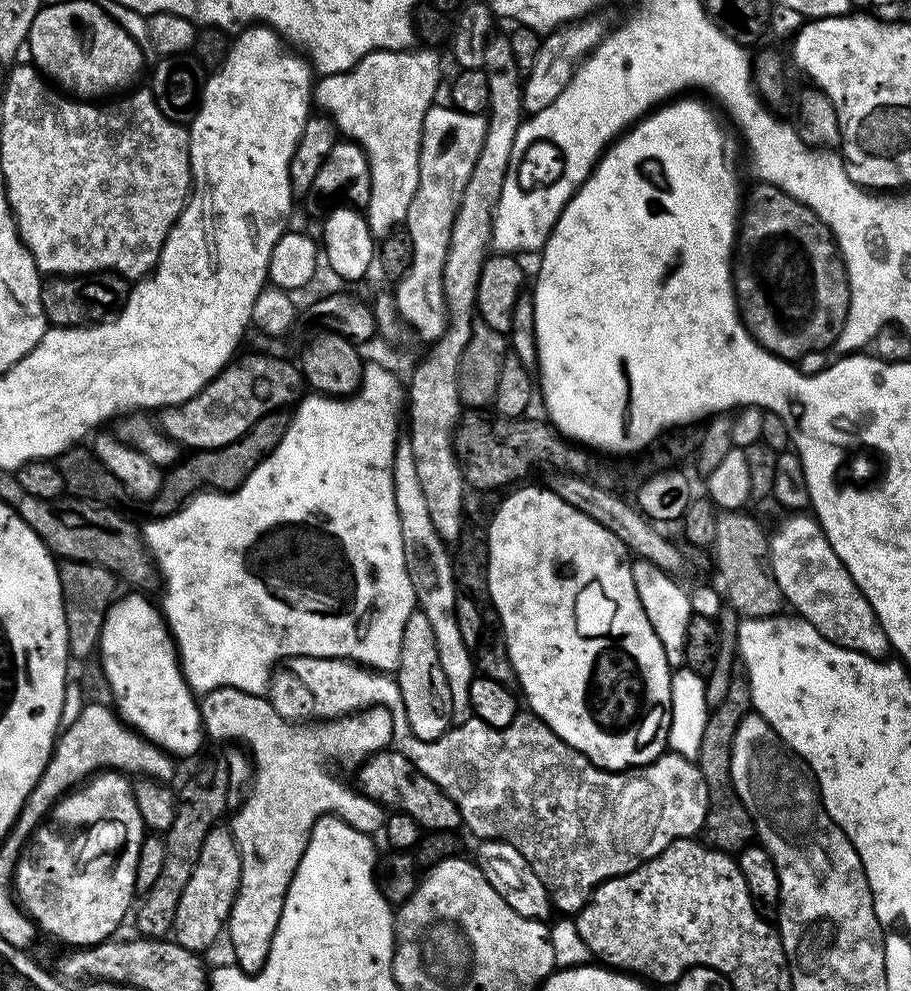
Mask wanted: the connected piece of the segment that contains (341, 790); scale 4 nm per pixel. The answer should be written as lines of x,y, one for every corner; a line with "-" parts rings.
219,688
218,690
210,690
203,693
202,699
199,701
200,706
200,721
204,723
204,734
209,741
211,740
241,740
242,743
248,747
248,752
252,755
252,789
248,792
248,797
240,804
240,809
236,813
233,811
232,824
230,823
230,831
232,836
236,839
236,845
240,851
240,861
242,862
242,874
240,875
240,885
238,886
238,894
234,898
234,906
232,912
228,915
228,922
226,925
226,940
232,943
232,956
236,959
236,964
244,974
255,974
264,968
266,958
270,954
270,942
274,938
274,930
278,930
278,918
282,918
282,906
286,902
286,894
290,882
294,878
294,874
298,870
298,862
302,862
302,854
304,848
308,845
310,834
314,830
316,823
322,819
323,816
339,816
347,824
354,825
360,832
369,834
376,834
384,827
386,819
385,809
381,808
379,804
373,802
370,798
366,798
357,790
351,783
343,784
336,776
331,776
328,773
328,768
324,765
324,759
332,752
332,744
320,732
299,732
299,727
293,726
288,719
280,717
278,711
274,710
267,695
255,696
246,690
238,690
237,688

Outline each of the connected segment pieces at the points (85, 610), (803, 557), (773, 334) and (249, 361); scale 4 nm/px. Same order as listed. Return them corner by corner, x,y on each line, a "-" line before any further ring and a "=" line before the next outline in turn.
77,560
63,561
59,569
68,627
68,655
73,661
84,660
91,652
93,655
97,651
104,615
108,613
117,595
118,577
116,573
99,568
97,564
79,564
=
788,514
768,541
768,561
782,590
787,607
801,616
818,634
846,650
884,658
890,645
870,602
858,590
844,563
834,554
820,528
820,521
808,514
=
756,182
752,189
747,189
746,199
742,204
742,211
738,217
738,231
734,249
734,263
732,266
732,287
736,290
736,309
740,312
740,320
748,333
756,339
756,343
767,352
780,356
789,362
799,362
804,354
810,351
831,349
836,343
838,334
844,329
846,314
850,306
850,290
848,289
848,272
844,268
844,260
840,257
840,250
836,241
832,239
832,231
802,202
798,202
790,194
783,192
778,186
=
250,354
241,358
229,364
194,398
161,409
158,414
161,432
192,450
220,449
244,436
246,430
266,413
285,409
297,401
304,383
300,369
293,361
290,363
266,354

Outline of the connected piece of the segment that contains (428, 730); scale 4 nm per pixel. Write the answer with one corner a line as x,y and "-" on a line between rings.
418,610
406,618
406,630
402,630
402,650
394,669
394,679
401,690
405,703
405,718
410,730
418,739
434,740
442,738
453,727
450,685
442,671
442,662
438,662
438,646
434,646
434,629
426,619
426,614

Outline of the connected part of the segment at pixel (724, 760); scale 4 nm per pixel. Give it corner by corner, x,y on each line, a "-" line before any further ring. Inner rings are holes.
737,666
732,670
730,690
726,690
726,698
722,701
722,706
713,708
707,713
708,721
700,732
700,753
694,756
695,763
700,765
700,773
708,791
708,809
702,821
703,839
709,848
716,848
719,852
729,854
739,854
754,840
752,816
746,810
742,798
738,798
738,790
734,790
734,782
730,774
736,721
739,717
748,715
751,708
752,691
748,685
748,671
742,666

